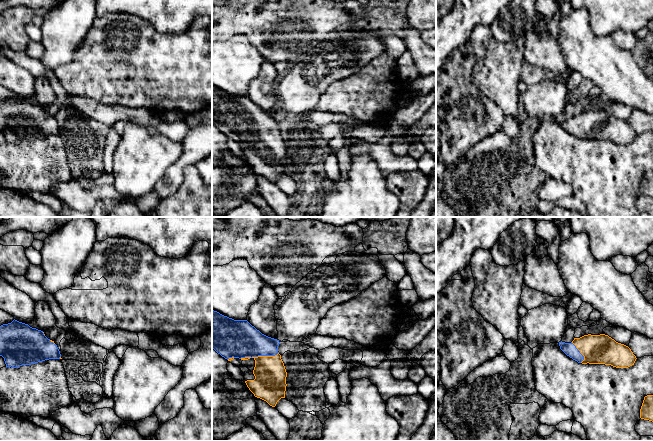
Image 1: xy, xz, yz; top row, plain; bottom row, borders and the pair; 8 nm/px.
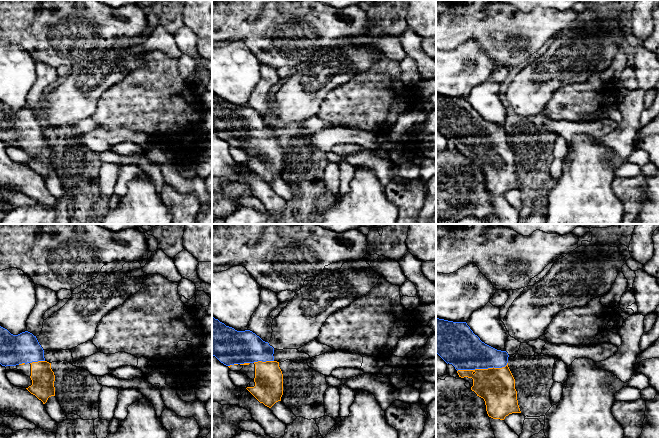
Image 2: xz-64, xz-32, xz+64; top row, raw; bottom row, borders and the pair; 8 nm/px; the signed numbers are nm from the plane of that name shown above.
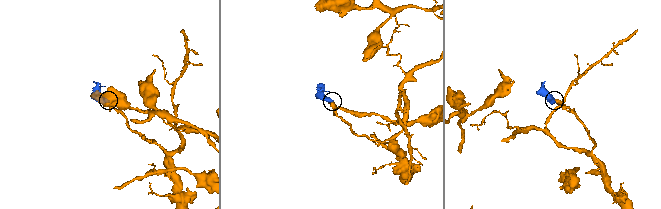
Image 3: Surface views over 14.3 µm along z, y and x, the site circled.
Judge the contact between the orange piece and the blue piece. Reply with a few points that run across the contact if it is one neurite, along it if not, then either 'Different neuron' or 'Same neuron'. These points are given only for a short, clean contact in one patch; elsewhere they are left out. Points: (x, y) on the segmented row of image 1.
Line: xz (269, 384), (269, 366), (259, 356), (244, 341), (234, 338). Same neuron

